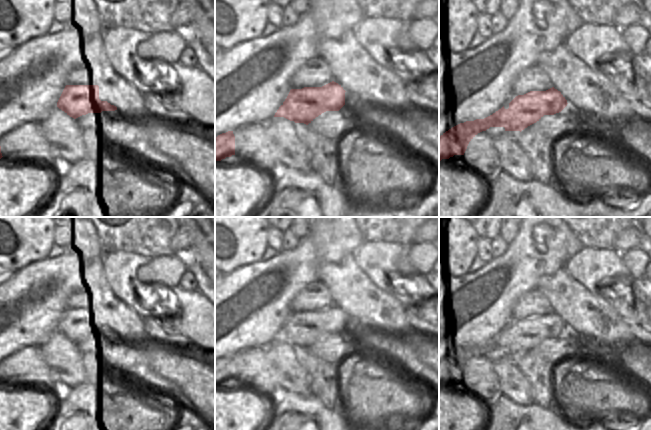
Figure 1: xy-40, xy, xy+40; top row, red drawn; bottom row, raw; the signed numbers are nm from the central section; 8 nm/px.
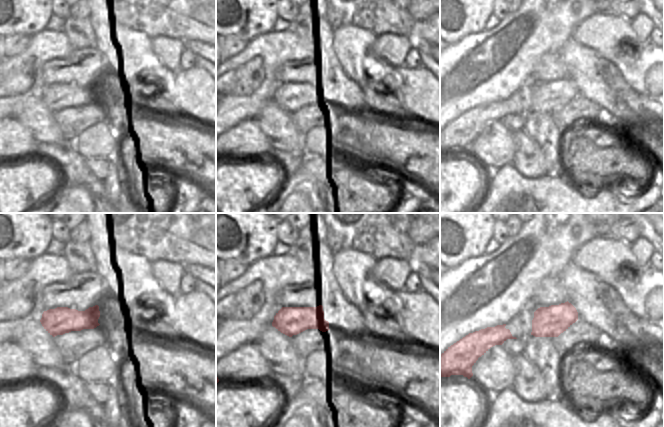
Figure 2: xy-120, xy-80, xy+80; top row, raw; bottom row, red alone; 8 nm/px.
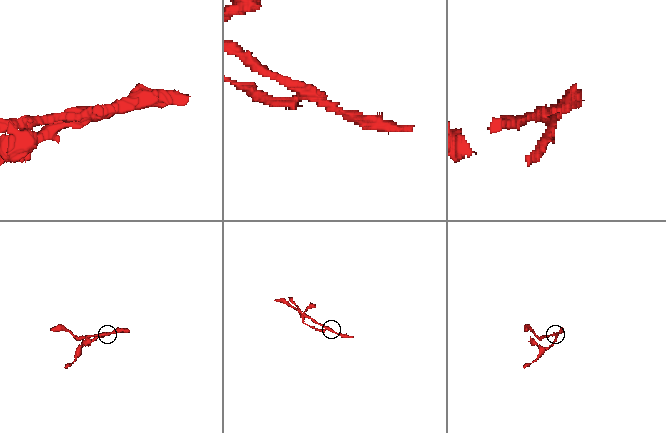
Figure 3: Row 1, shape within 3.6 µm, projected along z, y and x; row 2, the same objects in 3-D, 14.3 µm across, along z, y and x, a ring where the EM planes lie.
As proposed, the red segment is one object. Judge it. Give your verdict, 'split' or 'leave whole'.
split

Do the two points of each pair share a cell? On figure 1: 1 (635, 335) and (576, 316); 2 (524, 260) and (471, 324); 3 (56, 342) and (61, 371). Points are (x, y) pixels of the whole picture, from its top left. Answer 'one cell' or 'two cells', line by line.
1: one cell
2: one cell
3: one cell

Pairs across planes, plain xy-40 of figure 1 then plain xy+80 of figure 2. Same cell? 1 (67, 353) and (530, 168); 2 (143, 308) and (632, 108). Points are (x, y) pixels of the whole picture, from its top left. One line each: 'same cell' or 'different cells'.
1: same cell
2: same cell

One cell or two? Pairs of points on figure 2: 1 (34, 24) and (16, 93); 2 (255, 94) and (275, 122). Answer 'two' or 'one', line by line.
1: two
2: two

